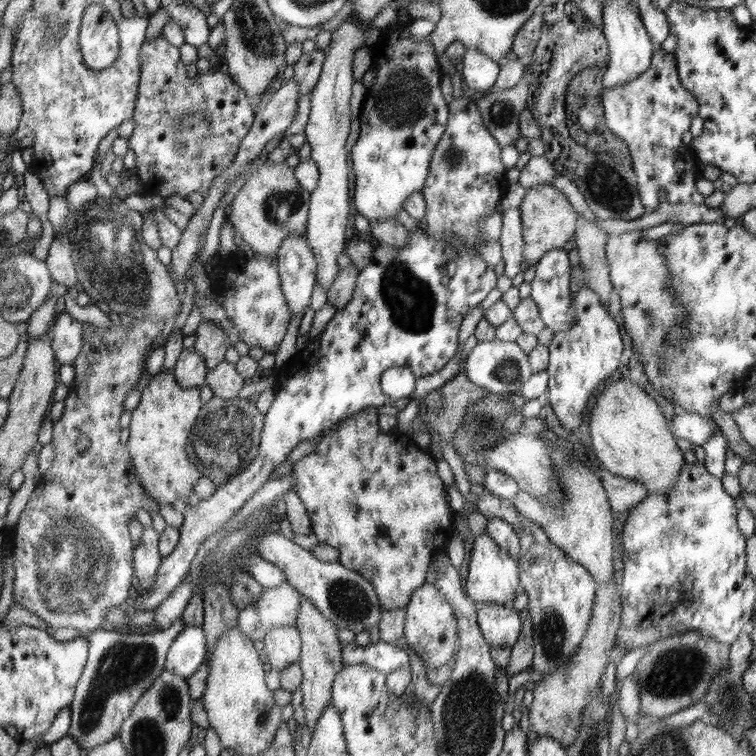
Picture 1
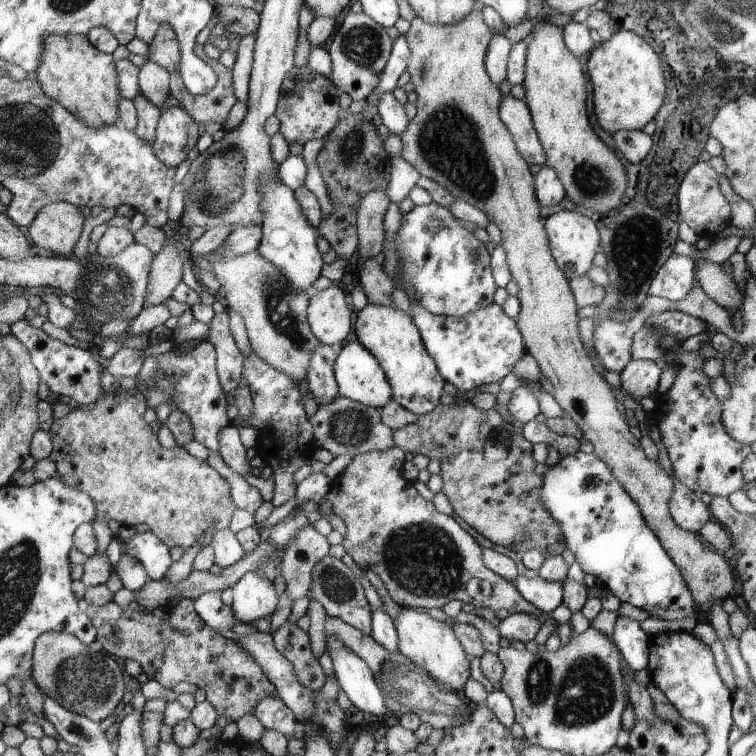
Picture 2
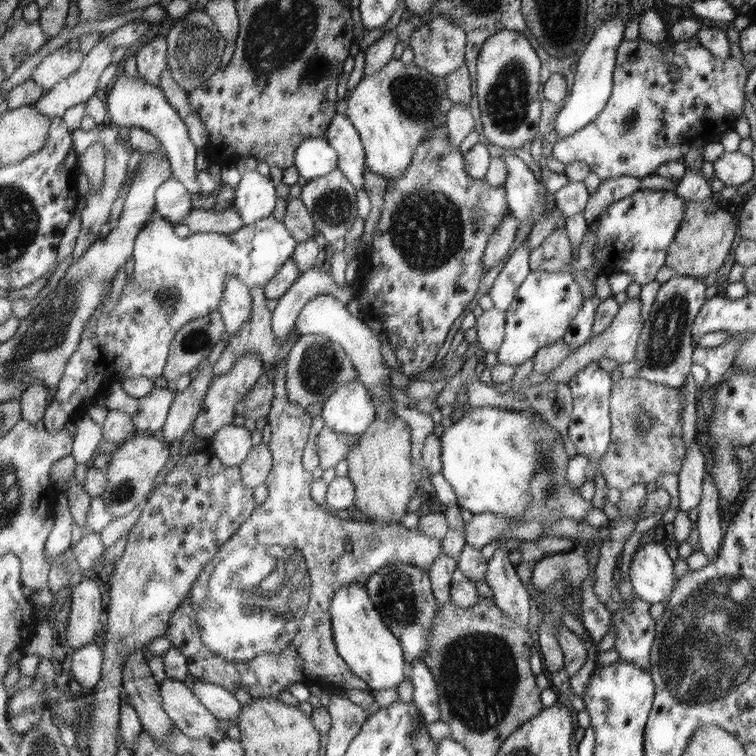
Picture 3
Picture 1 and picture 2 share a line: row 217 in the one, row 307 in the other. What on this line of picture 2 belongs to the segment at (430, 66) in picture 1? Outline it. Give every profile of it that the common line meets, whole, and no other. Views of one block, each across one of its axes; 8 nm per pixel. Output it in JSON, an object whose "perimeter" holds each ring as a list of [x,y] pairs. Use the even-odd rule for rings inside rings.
{"perimeter":[[[368,303],[356,317],[357,340],[380,362],[384,362],[384,370],[388,370],[388,378],[392,378],[391,394],[402,408],[416,416],[431,413],[438,406],[444,380],[438,372],[436,362],[422,344],[422,339],[416,324],[409,314],[397,307],[388,308],[378,304]]]}

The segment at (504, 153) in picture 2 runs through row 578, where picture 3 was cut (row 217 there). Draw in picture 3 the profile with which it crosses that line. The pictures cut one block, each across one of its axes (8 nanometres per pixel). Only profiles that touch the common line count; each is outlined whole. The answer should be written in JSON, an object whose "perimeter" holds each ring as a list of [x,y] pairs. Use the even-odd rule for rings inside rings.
{"perimeter":[[[716,200],[685,203],[685,216],[673,244],[669,246],[666,265],[677,275],[704,279],[709,274],[716,275],[722,262],[726,260],[736,236],[736,220],[726,209],[722,210]]]}

